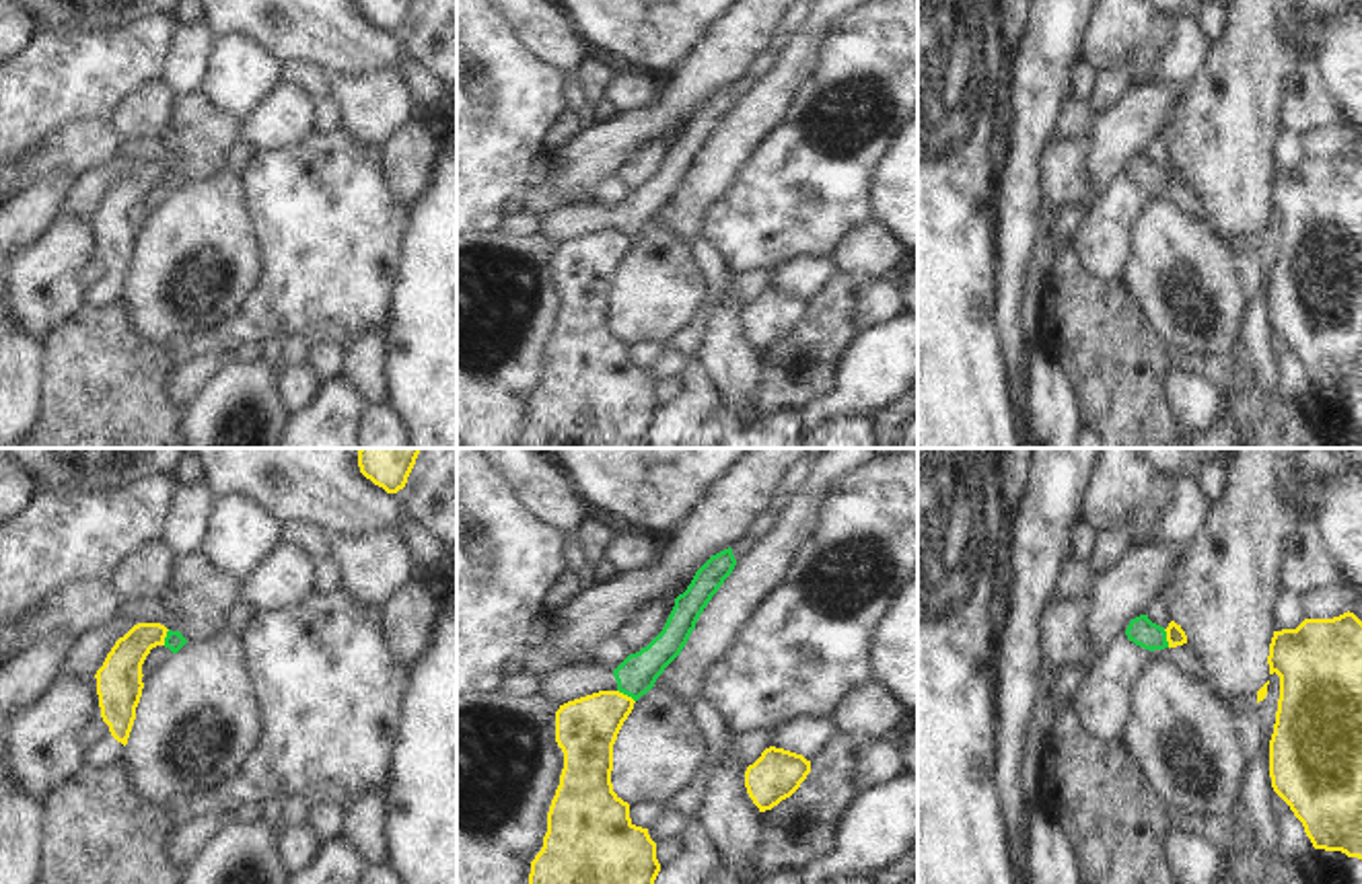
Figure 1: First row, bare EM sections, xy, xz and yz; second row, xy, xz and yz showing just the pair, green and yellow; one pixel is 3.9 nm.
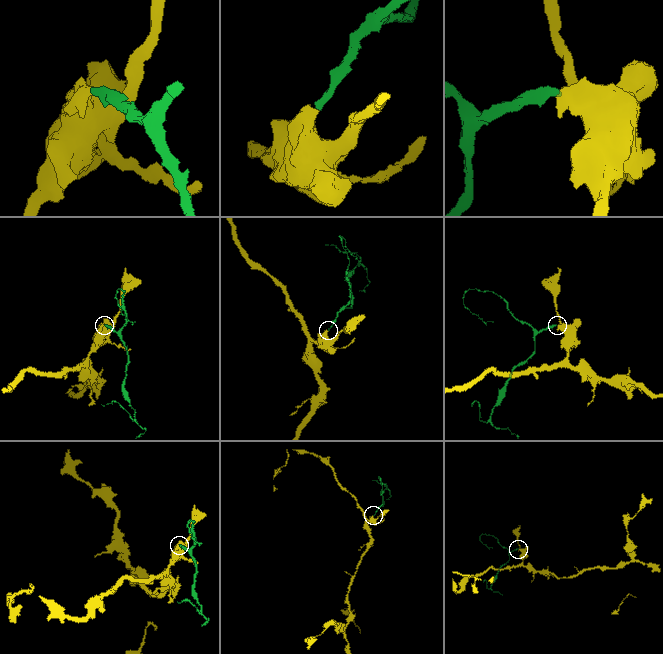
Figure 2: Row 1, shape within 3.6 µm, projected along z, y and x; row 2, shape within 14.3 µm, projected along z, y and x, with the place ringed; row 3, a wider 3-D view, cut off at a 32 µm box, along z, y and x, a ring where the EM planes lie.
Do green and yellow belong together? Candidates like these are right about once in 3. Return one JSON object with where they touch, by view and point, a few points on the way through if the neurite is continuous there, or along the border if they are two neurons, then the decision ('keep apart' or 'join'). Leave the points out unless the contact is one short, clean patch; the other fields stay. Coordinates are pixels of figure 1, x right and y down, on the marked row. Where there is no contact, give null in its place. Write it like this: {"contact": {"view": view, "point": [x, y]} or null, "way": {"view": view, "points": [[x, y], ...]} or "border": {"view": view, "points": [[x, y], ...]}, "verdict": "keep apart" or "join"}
{"contact": {"view": "xz", "point": [626, 693]}, "border": {"view": "xz", "points": [[618, 689], [634, 702]]}, "verdict": "keep apart"}

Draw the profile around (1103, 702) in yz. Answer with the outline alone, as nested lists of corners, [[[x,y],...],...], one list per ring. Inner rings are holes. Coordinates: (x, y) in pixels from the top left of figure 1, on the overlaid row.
[[[1123,631],[1084,676],[1070,707],[1095,736],[1107,742],[1121,740],[1132,720],[1136,683],[1156,662],[1177,664],[1214,689],[1208,668],[1187,643],[1150,652],[1130,641]]]

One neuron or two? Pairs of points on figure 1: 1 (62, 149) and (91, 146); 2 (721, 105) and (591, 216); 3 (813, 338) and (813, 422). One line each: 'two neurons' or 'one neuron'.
1: one neuron
2: one neuron
3: two neurons

